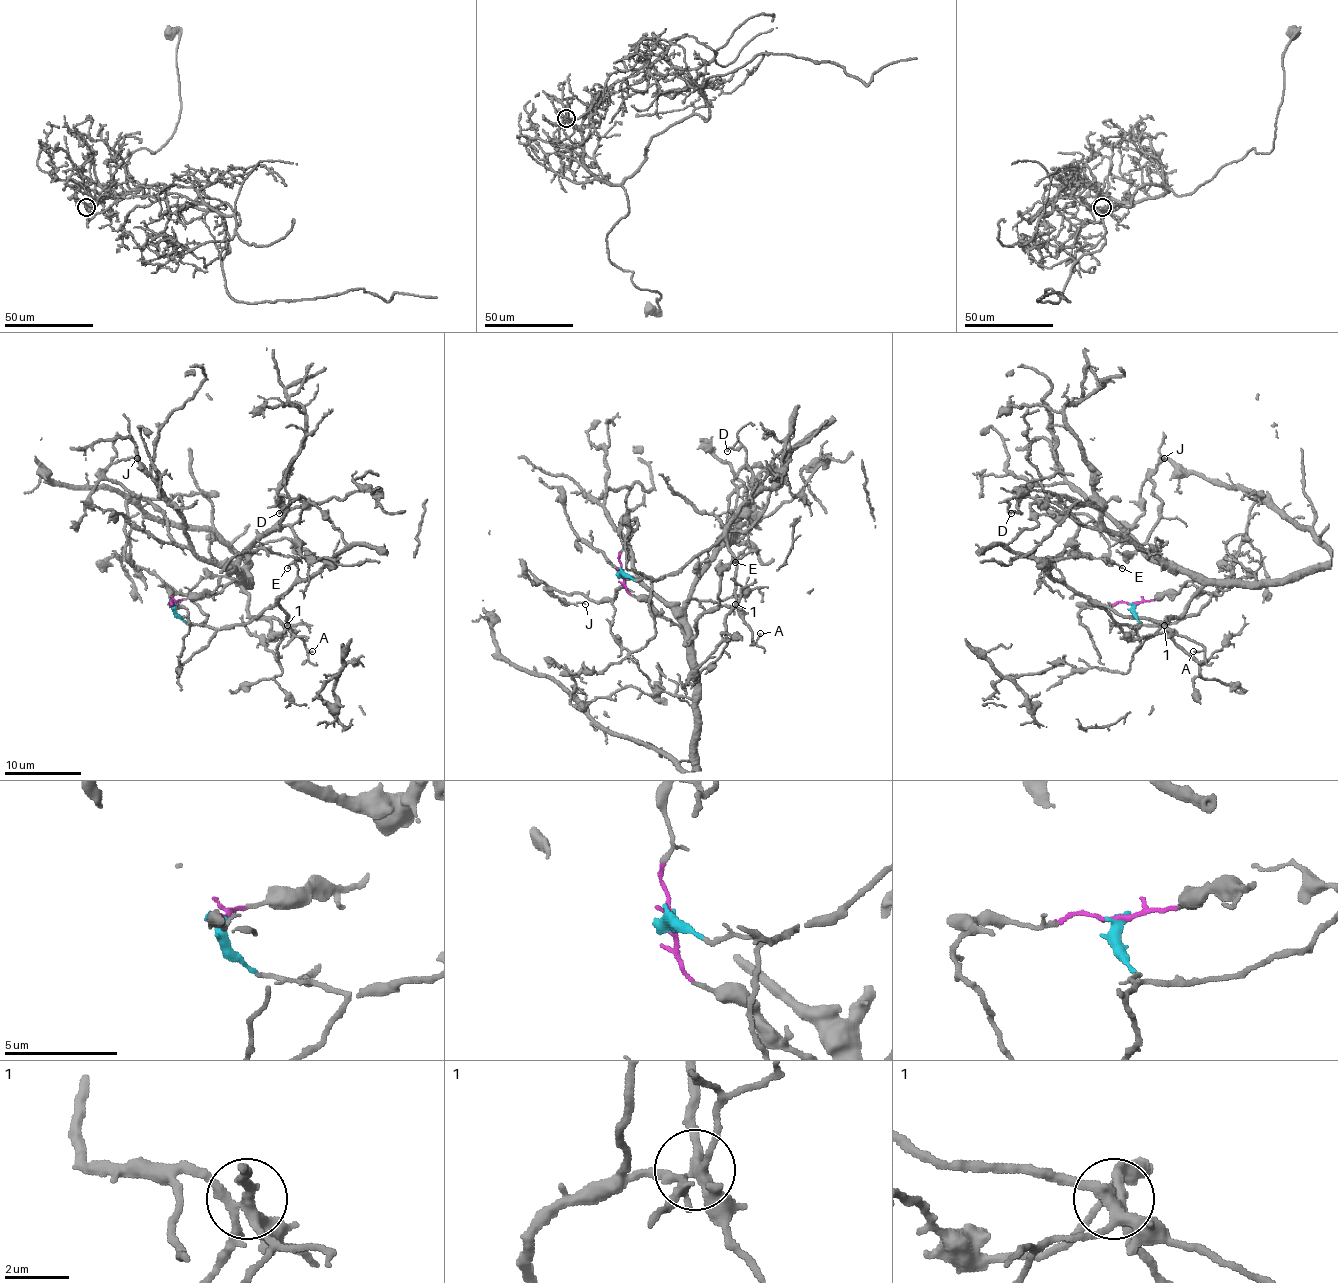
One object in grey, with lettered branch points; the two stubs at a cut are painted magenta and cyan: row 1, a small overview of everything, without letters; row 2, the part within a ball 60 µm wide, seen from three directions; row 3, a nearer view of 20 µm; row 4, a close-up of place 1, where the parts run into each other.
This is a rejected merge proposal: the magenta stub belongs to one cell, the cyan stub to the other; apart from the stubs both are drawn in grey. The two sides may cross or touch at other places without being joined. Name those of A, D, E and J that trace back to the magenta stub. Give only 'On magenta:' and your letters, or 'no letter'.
On magenta: D, J

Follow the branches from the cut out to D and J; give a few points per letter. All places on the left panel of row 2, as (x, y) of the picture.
D: (174, 604), (214, 596), (237, 581), (237, 563), (264, 535), (298, 519), (302, 496), (279, 514)
J: (174, 604), (214, 596), (239, 579), (180, 546), (164, 516), (105, 475), (120, 460), (137, 458)

